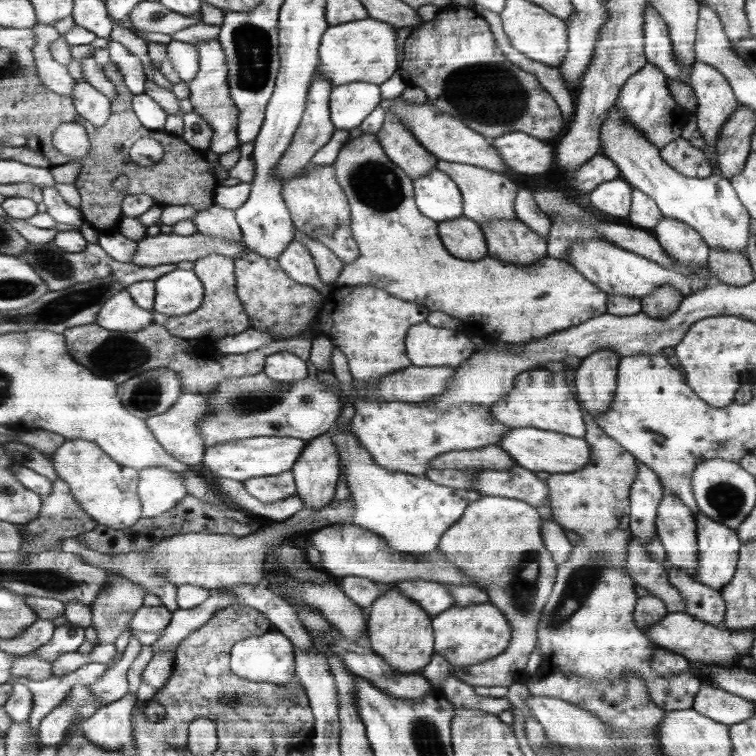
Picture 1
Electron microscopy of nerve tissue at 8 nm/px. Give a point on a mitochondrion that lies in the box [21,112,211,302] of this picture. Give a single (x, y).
(57, 265)

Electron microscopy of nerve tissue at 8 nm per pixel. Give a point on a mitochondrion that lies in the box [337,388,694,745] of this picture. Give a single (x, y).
(584, 578)

